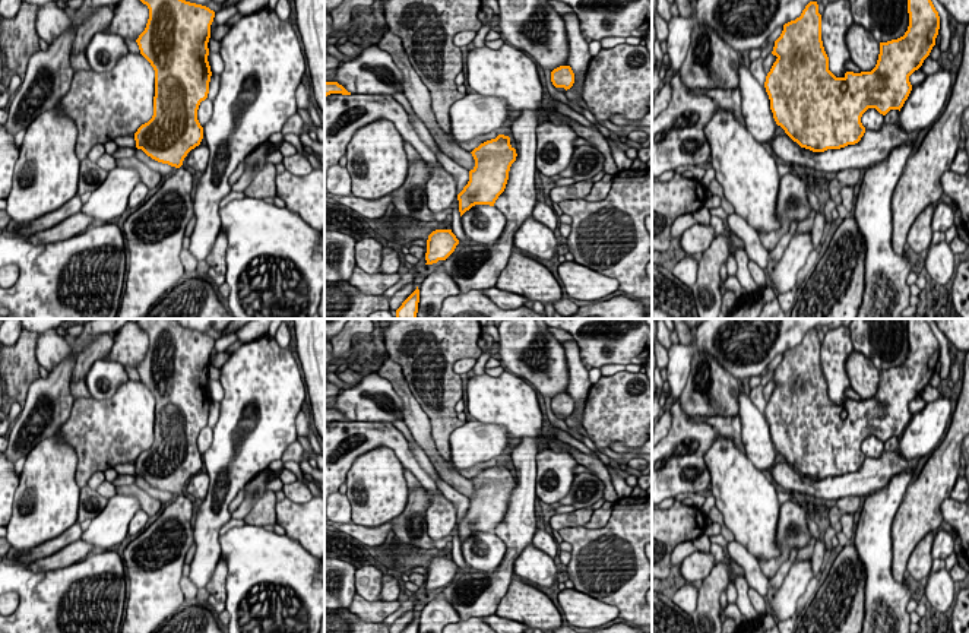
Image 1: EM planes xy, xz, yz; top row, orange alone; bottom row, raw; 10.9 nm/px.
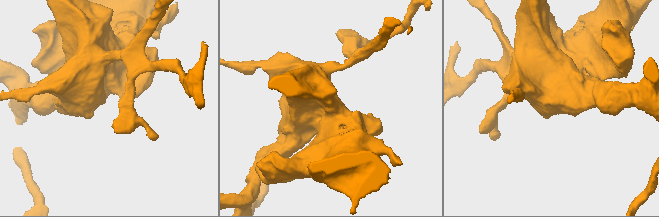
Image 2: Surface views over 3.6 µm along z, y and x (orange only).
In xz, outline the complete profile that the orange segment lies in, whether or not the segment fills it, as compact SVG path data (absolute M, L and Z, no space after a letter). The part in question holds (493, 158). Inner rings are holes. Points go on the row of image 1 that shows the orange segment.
M504 134L481 143L471 153L475 167L469 171L468 184L457 194L460 216L475 205L494 206L506 189L510 167L517 156L510 137Z

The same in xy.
M186 0L140 1L149 9L149 19L136 42L140 54L155 70L155 96L152 118L134 133L136 148L158 162L175 167L177 171L164 177L159 190L124 221L123 234L130 250L130 260L117 319L145 319L161 297L186 278L180 254L186 227L194 212L190 193L196 175L183 167L183 161L203 139L197 110L208 98L212 76L208 42L215 12Z

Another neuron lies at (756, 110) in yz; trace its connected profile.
M740 63L738 88L745 127L756 142L767 146L775 137L776 121L766 88L756 80L747 63Z

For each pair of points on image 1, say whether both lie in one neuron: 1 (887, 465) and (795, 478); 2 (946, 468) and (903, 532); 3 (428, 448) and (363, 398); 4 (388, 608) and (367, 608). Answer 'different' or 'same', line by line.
1: same
2: same
3: different
4: same

